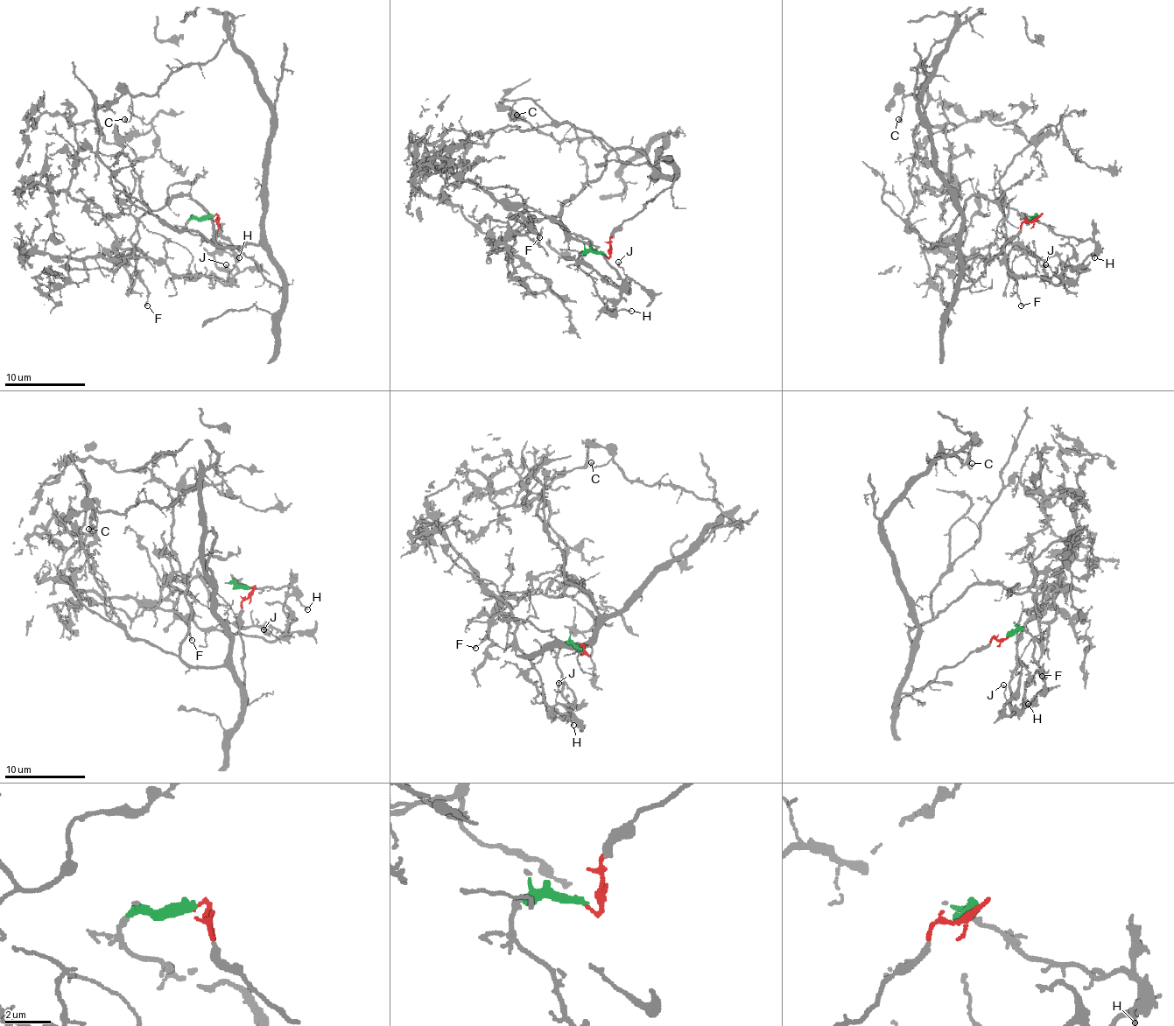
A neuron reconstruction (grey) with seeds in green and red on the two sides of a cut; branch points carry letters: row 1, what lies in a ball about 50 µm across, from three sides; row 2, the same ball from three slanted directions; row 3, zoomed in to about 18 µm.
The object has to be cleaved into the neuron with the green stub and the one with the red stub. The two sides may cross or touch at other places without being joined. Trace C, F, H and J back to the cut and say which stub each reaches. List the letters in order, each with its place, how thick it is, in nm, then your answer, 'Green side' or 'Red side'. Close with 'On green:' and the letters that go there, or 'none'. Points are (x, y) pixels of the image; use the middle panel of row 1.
C: Place: (516, 115). Thickness 140 nm. Red side
F: Place: (539, 237). Thickness 130 nm. Green side
H: Place: (631, 311). Thickness 120 nm. Green side
J: Place: (618, 262). Thickness 140 nm. Green side
On green: F, H, J

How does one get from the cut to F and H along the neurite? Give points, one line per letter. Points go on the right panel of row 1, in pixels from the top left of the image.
F: (1039, 215), (1095, 249), (1073, 280), (1053, 284), (990, 258), (1007, 258), (1021, 305)
H: (1039, 215), (1035, 217), (1041, 223), (1063, 235), (1081, 242), (1092, 240), (1098, 246), (1093, 258)

